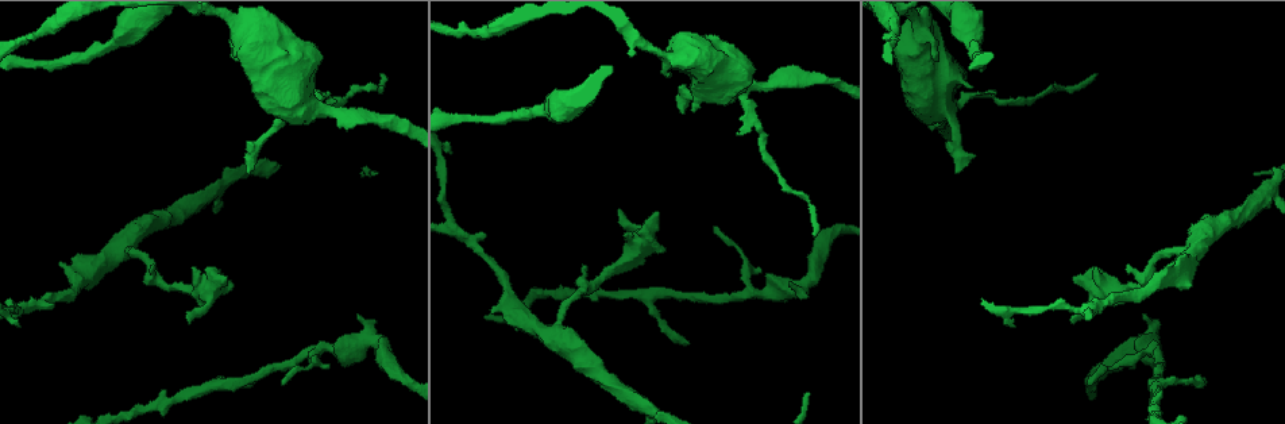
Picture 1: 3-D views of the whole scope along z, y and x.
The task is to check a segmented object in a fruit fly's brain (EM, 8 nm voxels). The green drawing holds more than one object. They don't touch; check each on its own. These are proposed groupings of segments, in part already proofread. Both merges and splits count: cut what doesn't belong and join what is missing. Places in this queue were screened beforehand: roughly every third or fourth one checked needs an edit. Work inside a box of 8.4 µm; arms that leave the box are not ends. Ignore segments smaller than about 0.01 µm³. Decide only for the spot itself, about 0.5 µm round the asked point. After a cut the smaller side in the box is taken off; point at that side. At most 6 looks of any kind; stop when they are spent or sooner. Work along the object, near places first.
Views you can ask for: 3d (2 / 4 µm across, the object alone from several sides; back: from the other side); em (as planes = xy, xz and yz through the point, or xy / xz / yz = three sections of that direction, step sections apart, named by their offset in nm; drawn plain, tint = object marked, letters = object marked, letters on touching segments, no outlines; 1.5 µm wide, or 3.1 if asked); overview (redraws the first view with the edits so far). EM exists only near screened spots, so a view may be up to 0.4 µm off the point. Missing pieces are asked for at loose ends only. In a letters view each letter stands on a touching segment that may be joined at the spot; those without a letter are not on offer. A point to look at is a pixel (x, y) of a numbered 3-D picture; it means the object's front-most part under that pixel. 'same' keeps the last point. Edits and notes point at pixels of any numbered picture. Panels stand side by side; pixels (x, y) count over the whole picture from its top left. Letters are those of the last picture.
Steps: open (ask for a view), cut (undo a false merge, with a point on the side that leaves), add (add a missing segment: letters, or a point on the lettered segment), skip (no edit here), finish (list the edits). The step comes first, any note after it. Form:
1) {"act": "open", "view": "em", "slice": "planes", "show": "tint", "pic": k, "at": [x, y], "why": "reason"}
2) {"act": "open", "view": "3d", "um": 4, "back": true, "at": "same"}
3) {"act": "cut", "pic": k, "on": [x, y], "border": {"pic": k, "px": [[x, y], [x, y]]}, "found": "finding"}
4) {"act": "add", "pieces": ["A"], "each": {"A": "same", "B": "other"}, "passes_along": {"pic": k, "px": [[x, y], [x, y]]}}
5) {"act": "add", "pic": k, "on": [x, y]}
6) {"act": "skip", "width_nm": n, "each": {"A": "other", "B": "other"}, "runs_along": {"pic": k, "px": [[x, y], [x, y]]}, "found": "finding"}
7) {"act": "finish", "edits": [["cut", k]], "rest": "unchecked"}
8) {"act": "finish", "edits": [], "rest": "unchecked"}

{"act": "open", "view": "3d", "um": 2, "pic": 1, "at": [715, 228], "why": "thin end"}

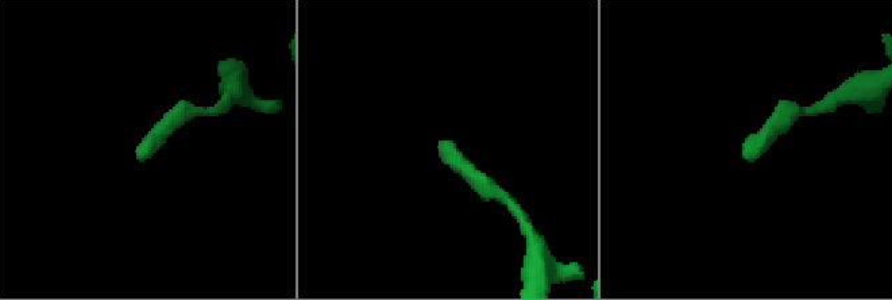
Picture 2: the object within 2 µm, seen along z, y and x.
{"act": "open", "view": "em", "slice": "xy", "step": 4, "show": "letters", "pic": 2, "at": [139, 156]}

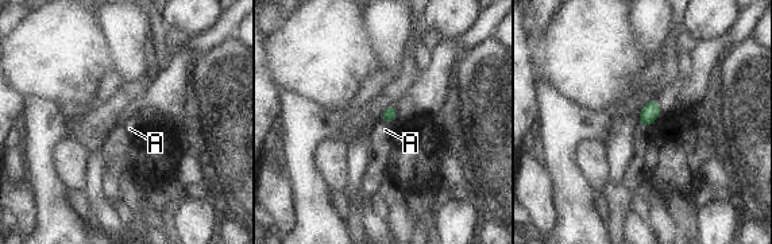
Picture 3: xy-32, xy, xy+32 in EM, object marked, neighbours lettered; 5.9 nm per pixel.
{"act": "open", "view": "em", "slice": "yz", "step": 4, "show": "letters", "at": "same", "why": "another direction"}

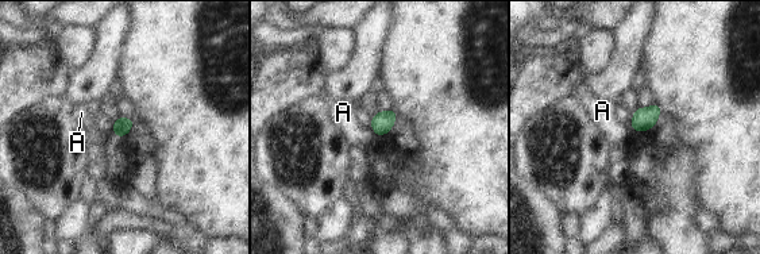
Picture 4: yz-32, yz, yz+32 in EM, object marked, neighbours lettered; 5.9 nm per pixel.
{"act": "skip", "width_nm": 110, "each": {"A": "other"}, "border": {"pic": 4, "px": [[111, 131], [119, 137]]}, "found": "none of them fits"}

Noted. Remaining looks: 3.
{"act": "open", "view": "em", "slice": "planes", "show": "letters", "pic": 1, "at": [189, 319], "why": "free end"}

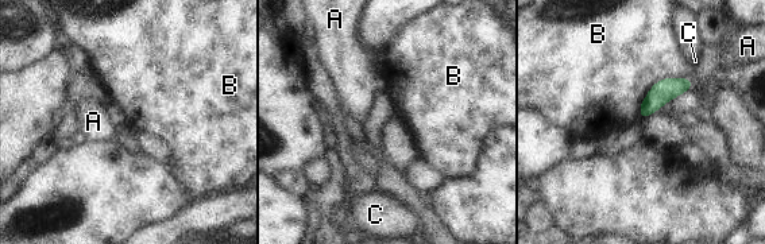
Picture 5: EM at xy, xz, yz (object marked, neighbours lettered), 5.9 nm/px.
{"act": "skip", "each": {"A": "other", "B": "other", "C": "other"}, "border": {"pic": 5, "px": [[690, 77], [659, 80], [640, 119]]}, "found": "no lettered segment goes on from it"}

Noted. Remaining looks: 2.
{"act": "finish", "edits": [], "rest": "unchecked"}

